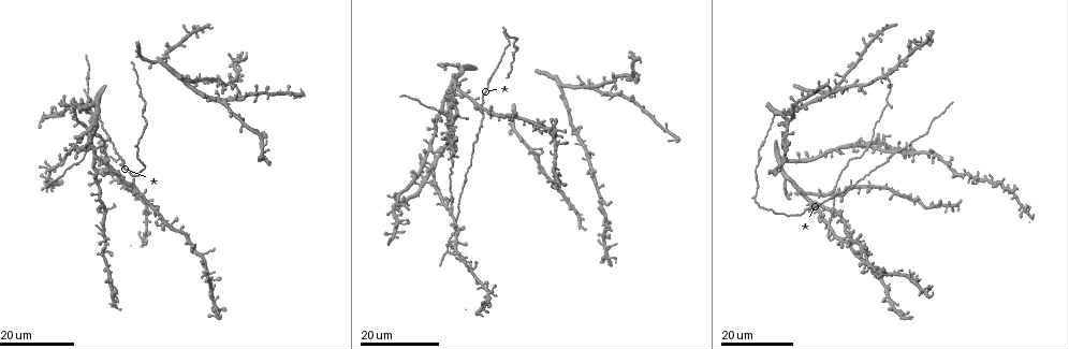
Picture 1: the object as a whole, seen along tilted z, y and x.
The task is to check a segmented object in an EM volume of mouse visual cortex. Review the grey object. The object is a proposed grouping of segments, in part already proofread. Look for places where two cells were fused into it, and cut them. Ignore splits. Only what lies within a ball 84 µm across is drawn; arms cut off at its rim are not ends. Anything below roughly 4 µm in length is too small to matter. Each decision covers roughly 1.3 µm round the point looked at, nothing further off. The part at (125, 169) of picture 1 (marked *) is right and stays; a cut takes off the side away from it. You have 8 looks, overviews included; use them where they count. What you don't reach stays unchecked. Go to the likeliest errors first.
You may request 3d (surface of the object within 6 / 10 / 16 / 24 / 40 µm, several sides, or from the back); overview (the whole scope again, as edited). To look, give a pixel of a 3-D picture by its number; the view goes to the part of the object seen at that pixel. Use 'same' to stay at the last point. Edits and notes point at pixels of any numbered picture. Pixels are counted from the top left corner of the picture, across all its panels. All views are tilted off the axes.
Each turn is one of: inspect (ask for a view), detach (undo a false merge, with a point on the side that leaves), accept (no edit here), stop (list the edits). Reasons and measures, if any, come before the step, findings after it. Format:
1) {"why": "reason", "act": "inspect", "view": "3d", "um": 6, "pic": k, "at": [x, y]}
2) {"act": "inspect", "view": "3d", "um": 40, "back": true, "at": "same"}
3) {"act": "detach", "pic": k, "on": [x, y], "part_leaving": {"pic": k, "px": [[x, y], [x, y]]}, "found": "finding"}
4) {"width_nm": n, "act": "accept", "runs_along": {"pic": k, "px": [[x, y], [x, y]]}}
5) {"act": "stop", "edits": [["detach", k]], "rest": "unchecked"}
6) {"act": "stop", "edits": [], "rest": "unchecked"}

{"act": "inspect", "view": "3d", "um": 16, "pic": 1, "at": [483, 98]}

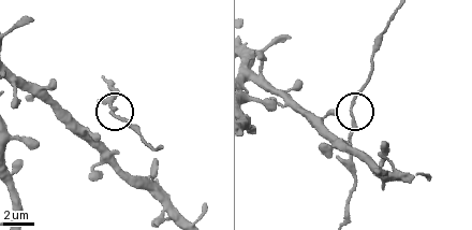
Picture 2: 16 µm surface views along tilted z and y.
{"act": "inspect", "view": "3d", "um": 10, "pic": 2, "at": [352, 111]}

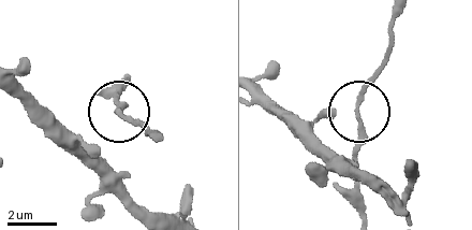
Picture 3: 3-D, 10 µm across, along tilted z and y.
{"width_nm": 140, "act": "accept", "runs_along": {"pic": 3, "px": [[374, 71], [358, 104], [357, 186]]}, "found": "all the same cell"}

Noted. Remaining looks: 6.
{"why": "small branch off a trunk", "act": "inspect", "view": "3d", "um": 16, "pic": 1, "at": [887, 151]}

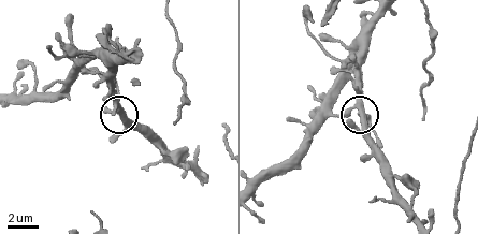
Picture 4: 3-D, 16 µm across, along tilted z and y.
{"why": "closer look", "act": "inspect", "view": "3d", "um": 6, "pic": 4, "at": [360, 108]}

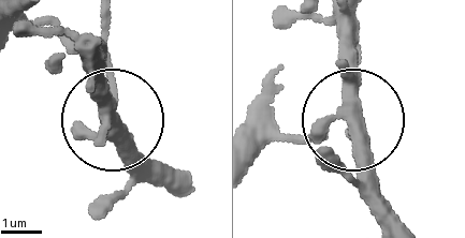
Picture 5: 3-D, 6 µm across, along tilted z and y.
{"act": "accept", "found": "continuous, no second cell"}

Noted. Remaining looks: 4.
{"why": "looks like a crossing", "act": "inspect", "view": "3d", "um": 24, "pic": 1, "at": [884, 74]}

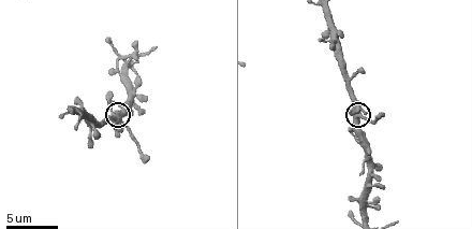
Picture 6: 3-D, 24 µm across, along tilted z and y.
{"act": "inspect", "view": "3d", "um": 10, "pic": 6, "at": [356, 116]}

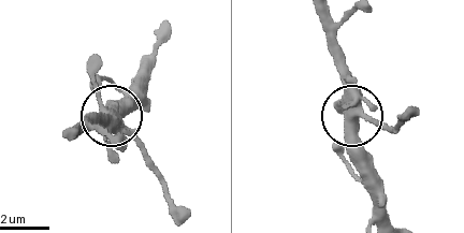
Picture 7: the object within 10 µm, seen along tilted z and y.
{"act": "inspect", "view": "3d", "um": 10, "back": true, "pic": 7, "at": [357, 113]}

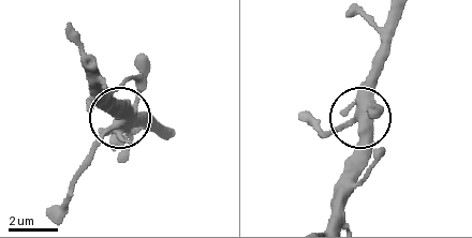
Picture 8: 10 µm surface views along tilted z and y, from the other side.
{"width_nm": 450, "act": "accept", "found": "continuous, no second cell"}

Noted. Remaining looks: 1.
{"act": "stop", "edits": [], "rest": "unchecked"}

